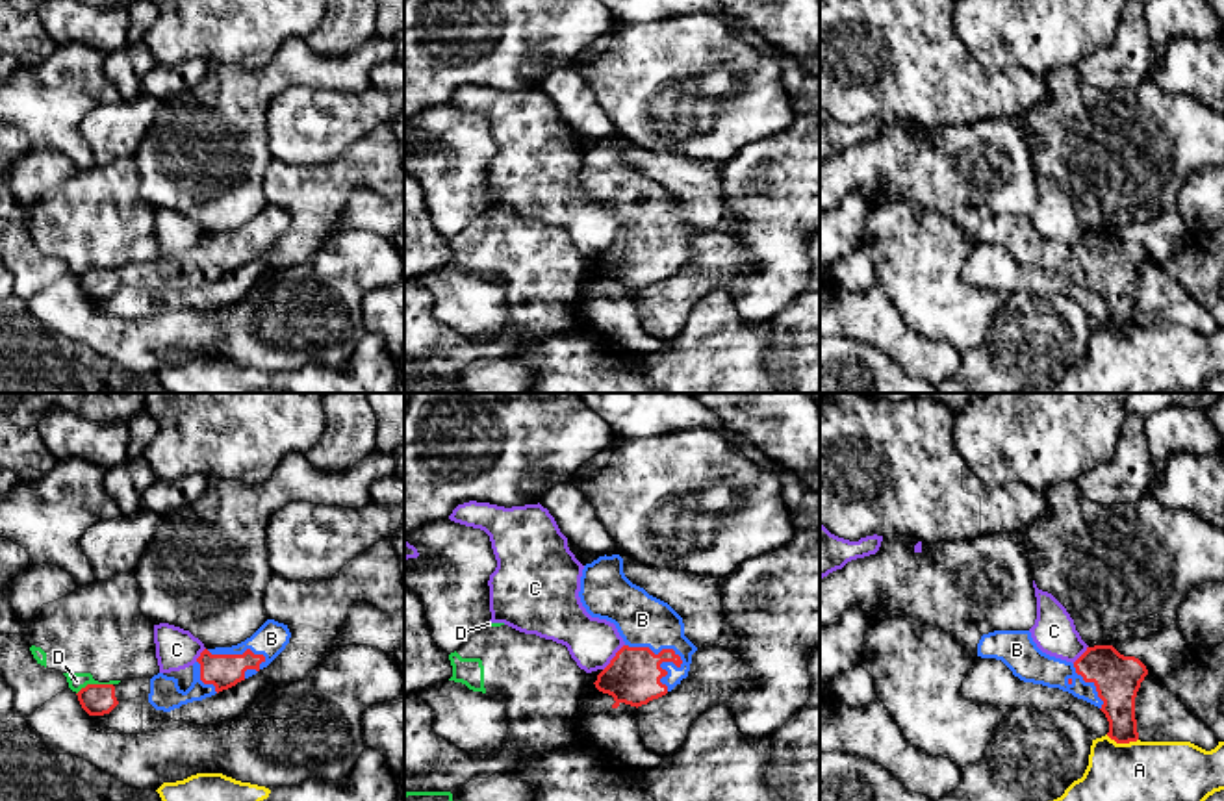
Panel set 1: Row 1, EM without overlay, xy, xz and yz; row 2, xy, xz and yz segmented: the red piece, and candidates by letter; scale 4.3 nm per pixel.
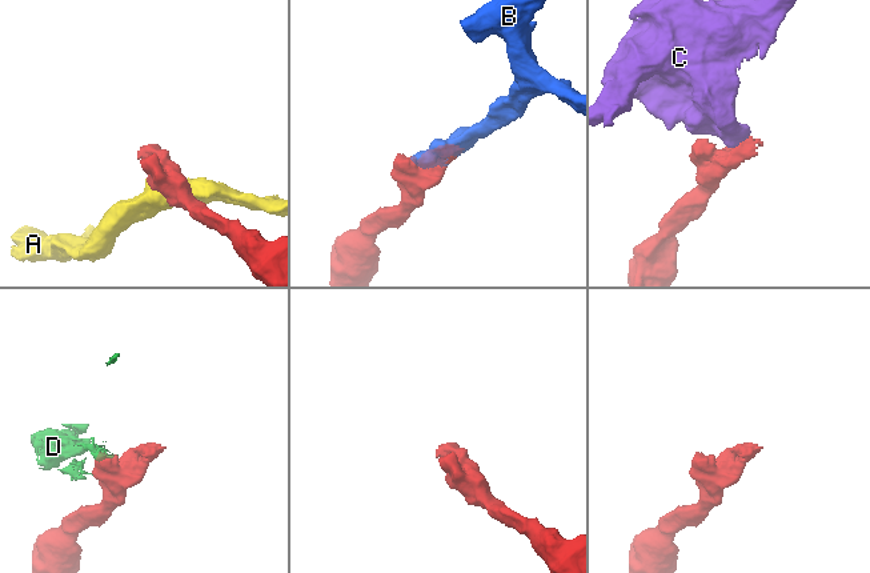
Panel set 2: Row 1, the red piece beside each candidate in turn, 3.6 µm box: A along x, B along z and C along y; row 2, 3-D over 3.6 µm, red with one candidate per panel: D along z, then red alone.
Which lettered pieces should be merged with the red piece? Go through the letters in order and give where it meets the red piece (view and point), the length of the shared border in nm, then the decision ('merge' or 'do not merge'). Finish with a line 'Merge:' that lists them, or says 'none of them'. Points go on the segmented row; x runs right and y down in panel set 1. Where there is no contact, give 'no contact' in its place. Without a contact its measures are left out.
A: yz (1122, 742) | 150 nm | do not merge
B: xz (679, 657) | 280 nm | merge
C: xz (614, 657) | 150 nm | do not merge
D: xy (93, 685) | 170 nm | do not merge
Merge: B

